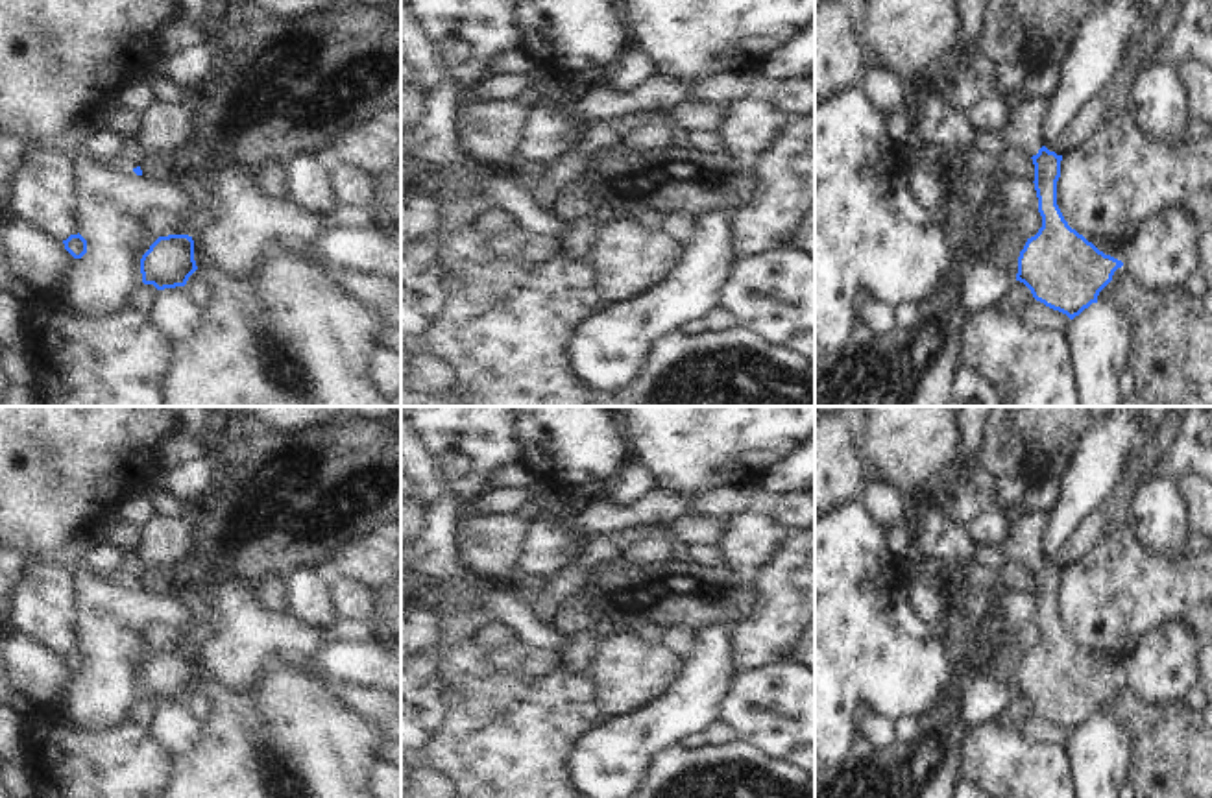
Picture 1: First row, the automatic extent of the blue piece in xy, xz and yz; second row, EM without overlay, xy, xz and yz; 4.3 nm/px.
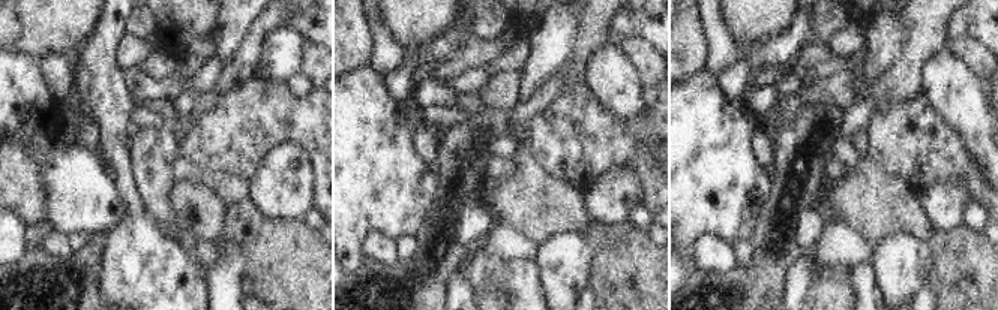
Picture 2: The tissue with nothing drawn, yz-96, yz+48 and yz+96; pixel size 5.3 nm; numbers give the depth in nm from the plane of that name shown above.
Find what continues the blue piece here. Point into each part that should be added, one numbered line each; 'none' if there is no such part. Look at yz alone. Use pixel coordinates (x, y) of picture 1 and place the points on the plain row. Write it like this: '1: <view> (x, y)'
1: yz (1022, 549)

